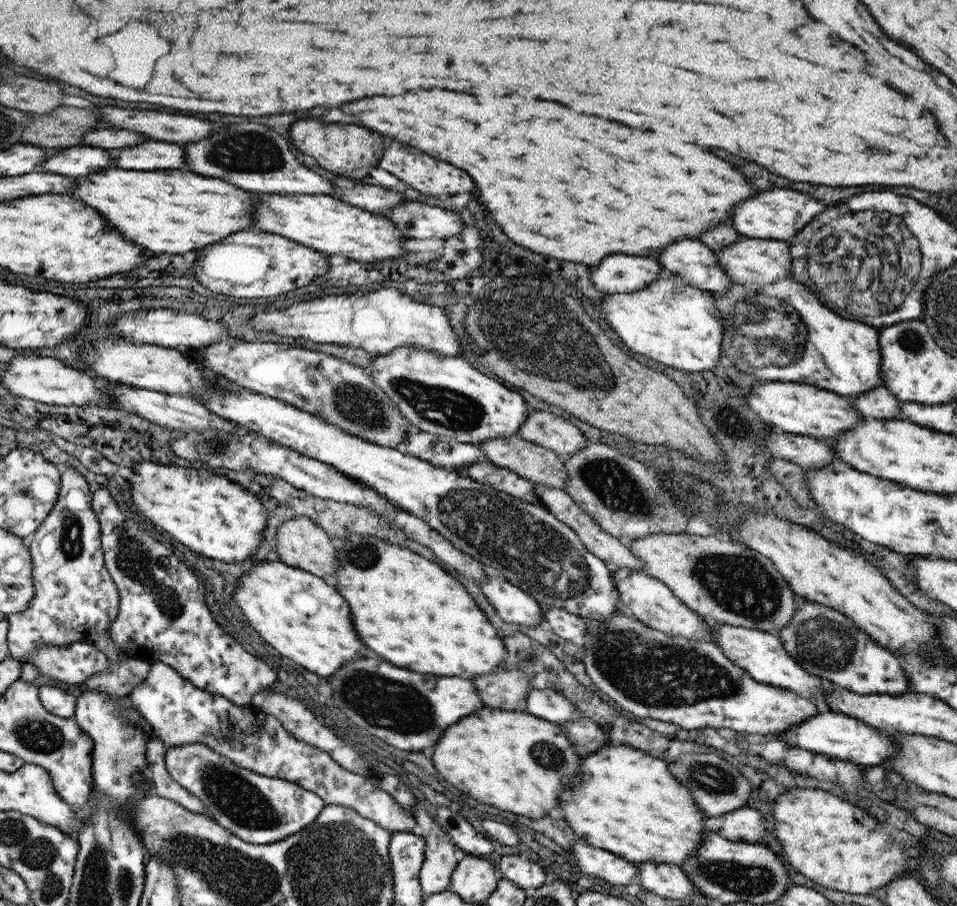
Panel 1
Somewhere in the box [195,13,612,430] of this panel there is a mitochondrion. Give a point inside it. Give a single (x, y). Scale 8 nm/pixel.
(256, 151)

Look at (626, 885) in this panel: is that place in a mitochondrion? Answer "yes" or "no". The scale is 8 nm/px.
no

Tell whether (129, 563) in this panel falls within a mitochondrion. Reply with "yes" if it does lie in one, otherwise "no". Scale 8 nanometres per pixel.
yes

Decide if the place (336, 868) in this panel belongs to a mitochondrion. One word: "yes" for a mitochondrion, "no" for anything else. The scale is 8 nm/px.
yes

